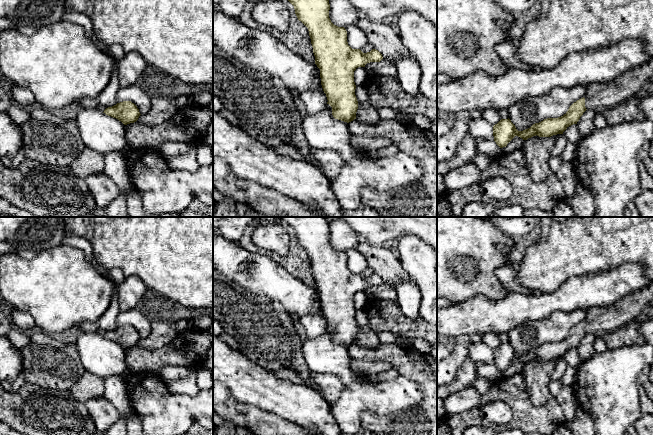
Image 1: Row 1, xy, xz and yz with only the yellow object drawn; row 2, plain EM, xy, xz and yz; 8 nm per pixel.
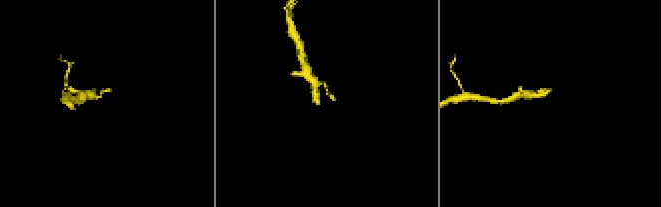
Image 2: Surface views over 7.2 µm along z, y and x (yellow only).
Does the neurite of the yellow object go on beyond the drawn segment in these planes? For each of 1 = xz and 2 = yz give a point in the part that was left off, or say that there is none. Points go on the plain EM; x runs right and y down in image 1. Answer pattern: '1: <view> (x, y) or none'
1: none
2: yz (599, 320)

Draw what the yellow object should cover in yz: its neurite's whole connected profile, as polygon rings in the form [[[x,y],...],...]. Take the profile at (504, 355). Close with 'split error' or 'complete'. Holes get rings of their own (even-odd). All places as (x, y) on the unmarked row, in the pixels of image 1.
[[[653,282],[612,305],[587,310],[586,319],[574,326],[561,341],[544,343],[523,355],[518,355],[509,342],[501,343],[493,350],[494,365],[500,372],[503,372],[515,360],[527,364],[536,359],[551,361],[563,358],[569,350],[577,348],[586,334],[600,335],[614,331],[635,320],[652,301]]]; split error

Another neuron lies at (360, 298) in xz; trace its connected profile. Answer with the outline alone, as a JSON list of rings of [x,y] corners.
[[[358,291],[354,295],[354,306],[357,310],[364,310],[368,297],[364,291]]]

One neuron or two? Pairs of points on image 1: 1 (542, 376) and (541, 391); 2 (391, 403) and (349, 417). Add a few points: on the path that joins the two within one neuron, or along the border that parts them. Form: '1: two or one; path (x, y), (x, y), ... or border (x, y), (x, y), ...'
1: one; path (541, 380), (541, 387)
2: one; path (381, 403), (363, 403), (359, 407)

